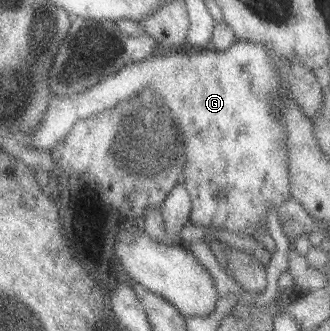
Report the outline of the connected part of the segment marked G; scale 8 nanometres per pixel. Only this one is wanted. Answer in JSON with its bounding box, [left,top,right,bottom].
[22,39,291,237]

